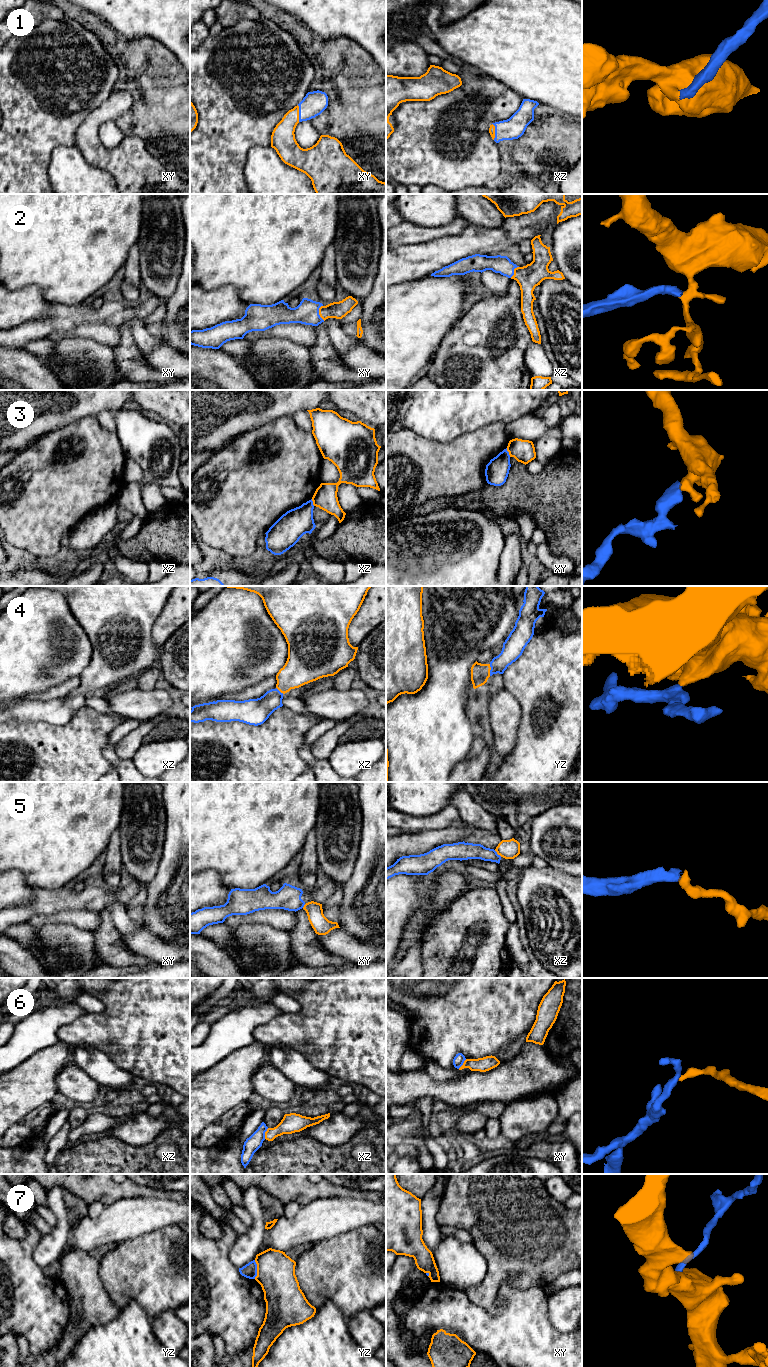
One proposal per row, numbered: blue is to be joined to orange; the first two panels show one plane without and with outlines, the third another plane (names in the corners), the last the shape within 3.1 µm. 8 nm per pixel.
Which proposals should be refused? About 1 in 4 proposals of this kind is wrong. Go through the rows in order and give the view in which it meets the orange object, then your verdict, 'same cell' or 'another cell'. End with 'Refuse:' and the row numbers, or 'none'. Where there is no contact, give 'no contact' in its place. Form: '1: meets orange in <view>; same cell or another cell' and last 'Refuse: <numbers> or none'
1: meets orange in xy; same cell
2: meets orange in xy; same cell
3: meets orange in xy; another cell
4: meets orange in yz; same cell
5: meets orange in xz; another cell
6: meets orange in xz; another cell
7: meets orange in yz; another cell
Refuse: 3, 5, 6, 7

